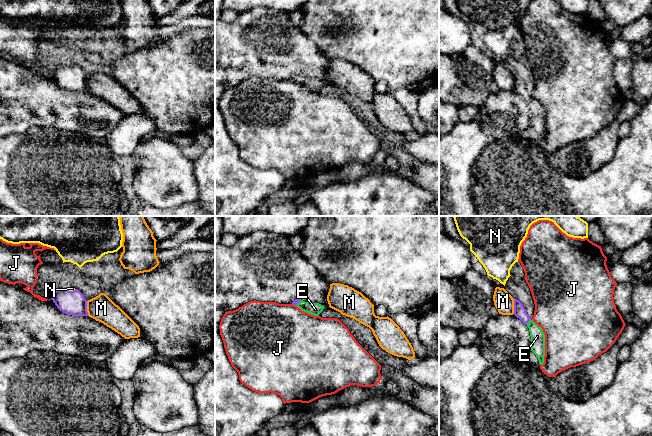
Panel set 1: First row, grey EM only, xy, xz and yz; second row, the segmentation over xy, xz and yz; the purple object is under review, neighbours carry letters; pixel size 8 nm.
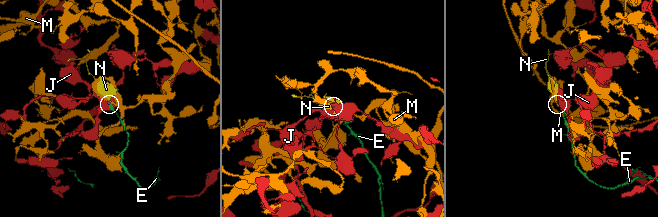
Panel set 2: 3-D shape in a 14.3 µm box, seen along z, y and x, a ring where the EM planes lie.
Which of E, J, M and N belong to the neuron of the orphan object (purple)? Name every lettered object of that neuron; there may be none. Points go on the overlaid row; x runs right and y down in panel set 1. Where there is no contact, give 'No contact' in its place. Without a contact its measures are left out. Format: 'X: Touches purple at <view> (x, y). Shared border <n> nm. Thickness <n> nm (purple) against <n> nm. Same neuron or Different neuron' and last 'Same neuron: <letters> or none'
E: Touches purple at yz (528, 321). Shared border 60 nm. Thickness 100 nm (purple) against 110 nm. Same neuron
J: Touches purple at xz (294, 304). Shared border 40 nm. Thickness 40 nm (purple) against 480 nm. Different neuron
M: Touches purple at yz (514, 306). Shared border 130 nm. Thickness 100 nm (purple) against 160 nm. Different neuron
N: Touches purple at xy (71, 291). Shared border 70 nm. Thickness 190 nm (purple) against 30 nm. Same neuron
Same neuron: E, N

